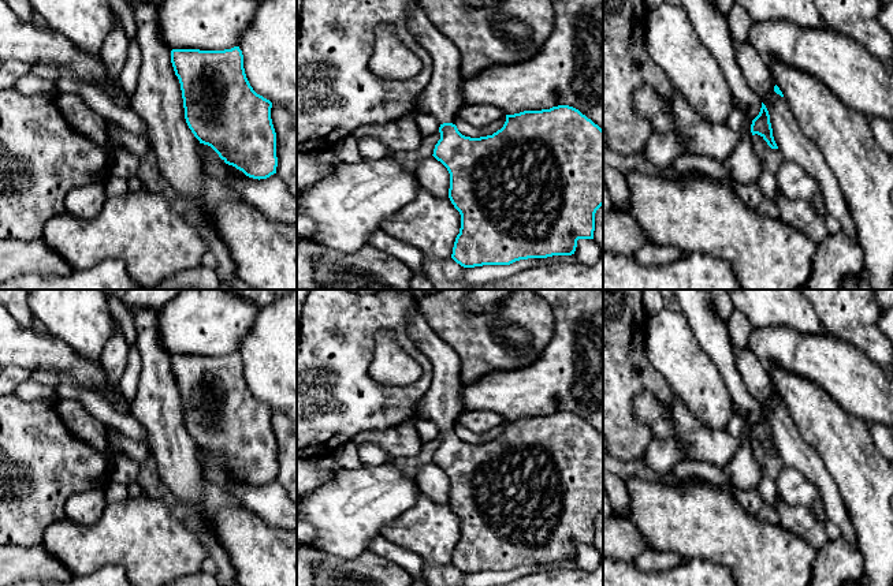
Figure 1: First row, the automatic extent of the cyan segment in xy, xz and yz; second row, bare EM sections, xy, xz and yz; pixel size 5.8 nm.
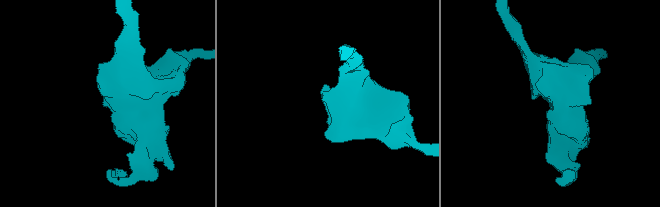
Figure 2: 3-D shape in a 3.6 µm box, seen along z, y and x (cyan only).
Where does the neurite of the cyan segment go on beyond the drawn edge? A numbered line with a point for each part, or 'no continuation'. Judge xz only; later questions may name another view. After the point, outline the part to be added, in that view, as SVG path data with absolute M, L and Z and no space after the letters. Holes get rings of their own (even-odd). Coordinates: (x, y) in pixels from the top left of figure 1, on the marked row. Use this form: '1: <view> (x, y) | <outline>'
1: xz (442, 99) | M417 0L408 11L408 27L434 61L429 83L416 100L416 112L429 113L440 124L455 124L458 111L464 105L459 51L432 25Z

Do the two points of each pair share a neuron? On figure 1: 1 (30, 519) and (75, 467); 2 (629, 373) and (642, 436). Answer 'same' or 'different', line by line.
1: same
2: same

